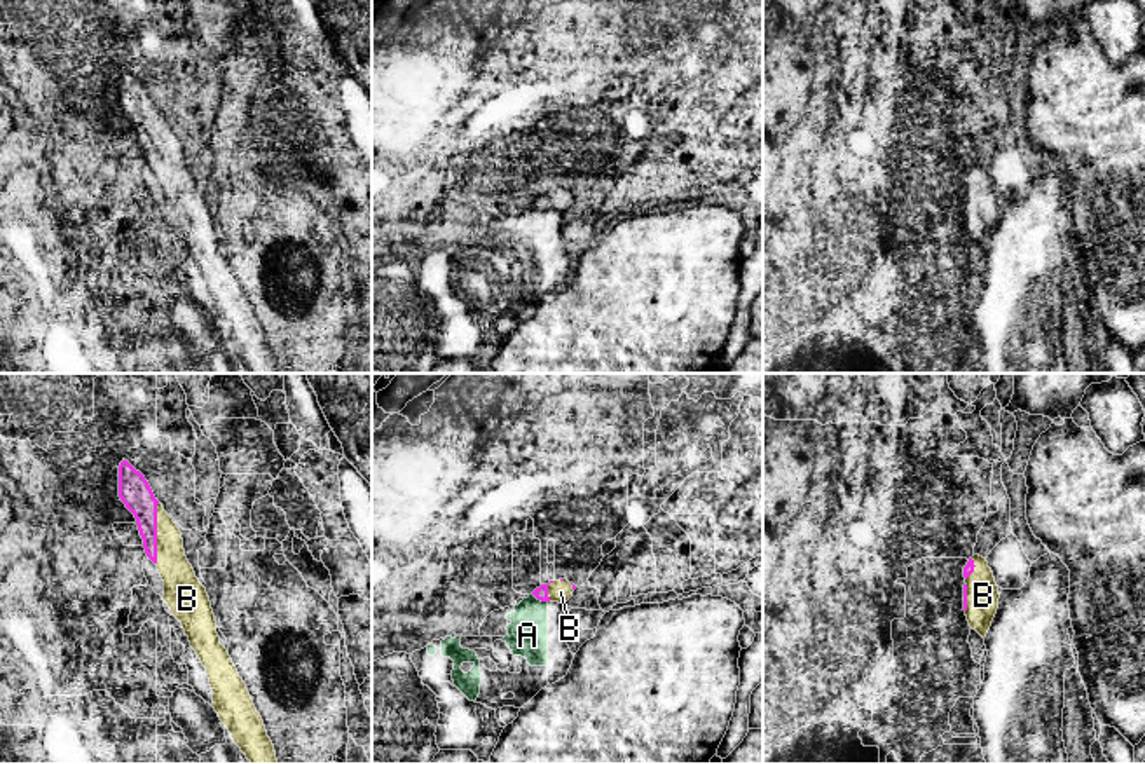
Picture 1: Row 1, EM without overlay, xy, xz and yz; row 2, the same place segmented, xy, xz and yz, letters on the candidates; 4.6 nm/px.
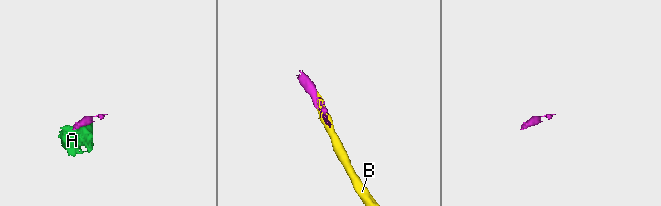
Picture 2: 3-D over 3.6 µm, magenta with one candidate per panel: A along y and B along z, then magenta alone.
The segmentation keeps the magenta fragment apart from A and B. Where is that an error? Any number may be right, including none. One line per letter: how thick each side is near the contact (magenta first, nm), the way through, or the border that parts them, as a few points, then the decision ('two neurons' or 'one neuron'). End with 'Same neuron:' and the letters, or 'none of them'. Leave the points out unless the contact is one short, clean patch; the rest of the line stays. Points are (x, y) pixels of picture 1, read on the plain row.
A: calibres 60 and 190 nm; two neurons
B: calibres 150 and 150 nm; one neuron
Same neuron: B

